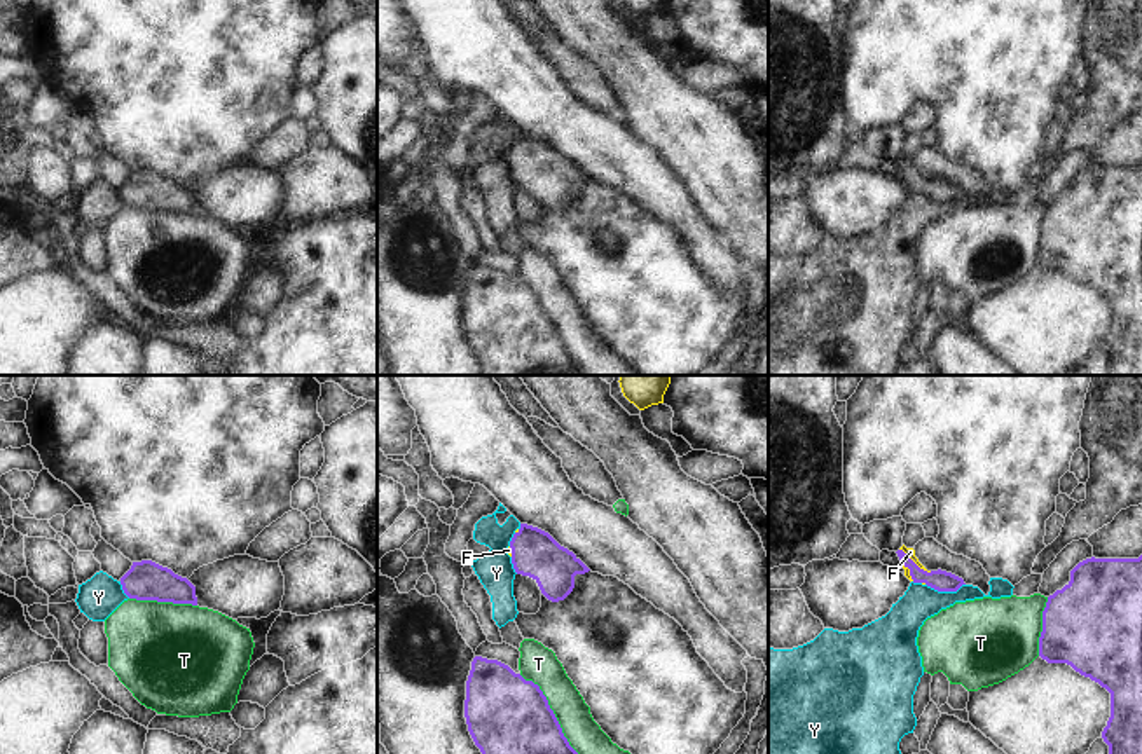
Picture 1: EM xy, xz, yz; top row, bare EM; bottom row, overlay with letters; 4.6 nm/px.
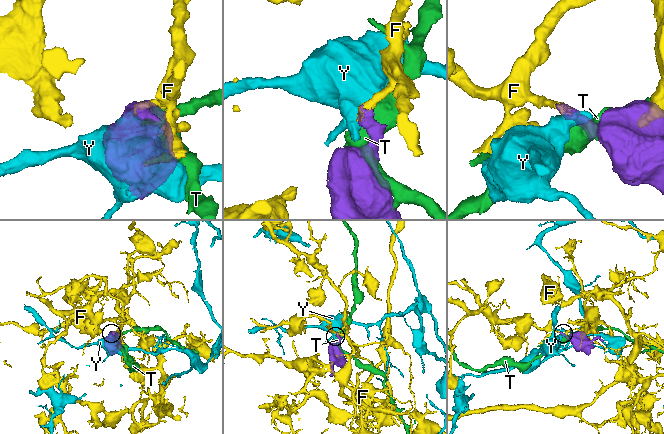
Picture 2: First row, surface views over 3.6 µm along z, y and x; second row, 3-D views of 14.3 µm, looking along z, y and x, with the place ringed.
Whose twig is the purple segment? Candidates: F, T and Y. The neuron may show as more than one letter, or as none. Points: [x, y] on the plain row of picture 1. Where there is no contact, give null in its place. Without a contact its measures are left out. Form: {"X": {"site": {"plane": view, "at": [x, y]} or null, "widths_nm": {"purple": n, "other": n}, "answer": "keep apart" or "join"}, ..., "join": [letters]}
{"F": {"site": {"plane": "yz", "at": [914, 171]}, "widths_nm": {"purple": 100, "other": 50}, "answer": "join"}, "T": {"site": {"plane": "xz", "at": [554, 325]}, "widths_nm": {"purple": 400, "other": 160}, "answer": "keep apart"}, "Y": {"site": {"plane": "yz", "at": [945, 199]}, "widths_nm": {"purple": 100, "other": 160}, "answer": "keep apart"}, "join": ["F"]}

